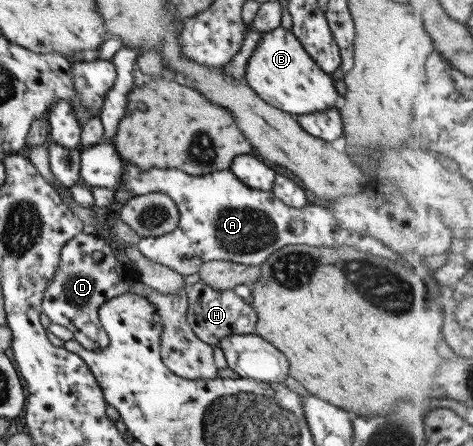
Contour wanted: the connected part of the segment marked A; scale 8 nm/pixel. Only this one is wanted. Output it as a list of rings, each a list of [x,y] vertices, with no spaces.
[[[122,160],[120,186],[121,190],[127,190],[132,196],[160,192],[173,201],[178,210],[178,223],[175,230],[161,236],[140,237],[135,247],[147,260],[166,266],[182,277],[198,272],[198,266],[207,261],[229,261],[245,266],[258,266],[278,248],[294,244],[333,247],[349,242],[355,250],[365,254],[386,258],[400,265],[409,265],[404,258],[383,246],[376,238],[362,232],[350,232],[341,228],[327,206],[311,204],[301,208],[291,208],[275,197],[272,191],[260,191],[245,186],[229,169],[193,176],[173,168],[153,167],[142,171],[133,163]]]

